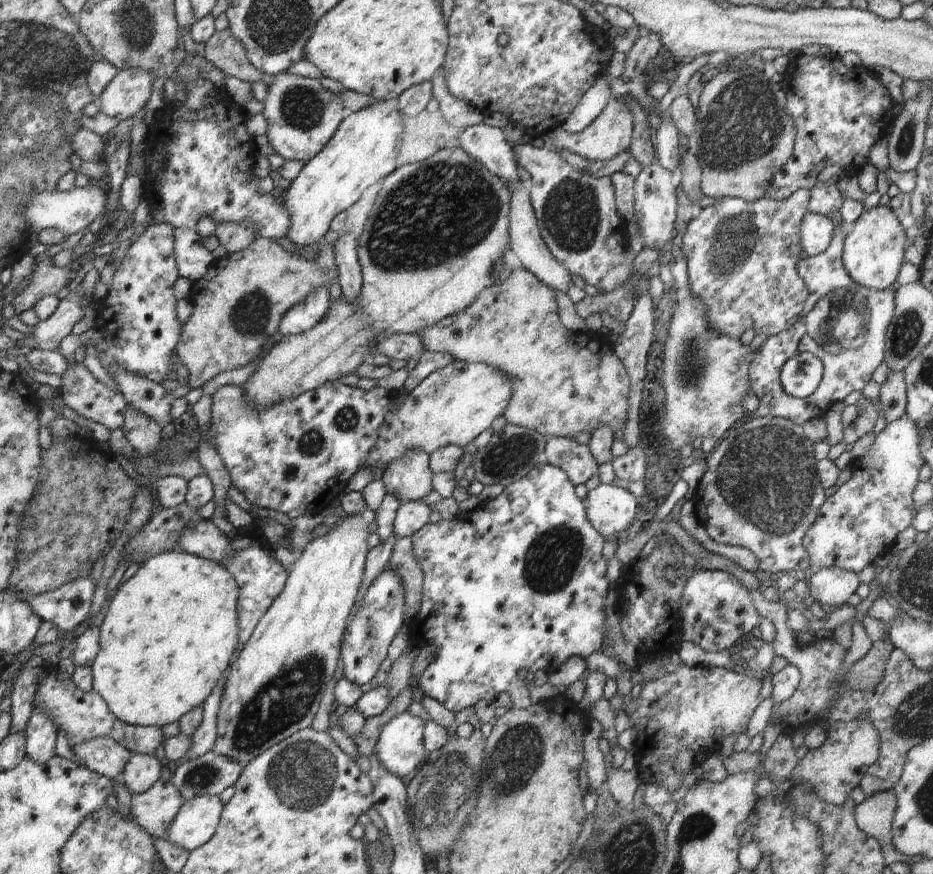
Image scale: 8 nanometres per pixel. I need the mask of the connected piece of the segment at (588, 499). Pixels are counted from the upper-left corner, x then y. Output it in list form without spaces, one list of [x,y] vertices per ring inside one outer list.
[[[601,483],[583,499],[586,518],[605,539],[618,541],[636,520],[637,497],[619,486]]]

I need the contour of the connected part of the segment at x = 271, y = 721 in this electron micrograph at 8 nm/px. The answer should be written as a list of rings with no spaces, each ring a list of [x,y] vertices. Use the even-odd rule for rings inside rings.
[[[370,507],[356,516],[348,515],[346,519],[340,519],[326,535],[311,540],[298,554],[298,560],[288,573],[284,590],[256,624],[244,648],[227,669],[216,720],[218,736],[211,749],[216,754],[244,766],[295,732],[311,726],[320,700],[334,678],[346,622],[362,586],[362,574],[371,550],[368,536],[373,533],[370,526],[375,518],[375,510]]]

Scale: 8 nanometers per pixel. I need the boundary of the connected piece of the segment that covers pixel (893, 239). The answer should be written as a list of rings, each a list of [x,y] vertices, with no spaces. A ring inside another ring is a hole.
[[[877,206],[862,212],[862,216],[849,228],[843,244],[843,264],[850,278],[872,290],[890,289],[896,282],[901,266],[904,263],[904,252],[908,243],[904,227],[900,224],[900,214],[886,206]]]

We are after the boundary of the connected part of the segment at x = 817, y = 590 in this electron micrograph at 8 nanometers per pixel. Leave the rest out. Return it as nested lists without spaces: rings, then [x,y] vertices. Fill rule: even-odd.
[[[840,567],[822,568],[814,573],[808,583],[809,601],[818,600],[839,608],[850,600],[859,585],[856,572]]]

